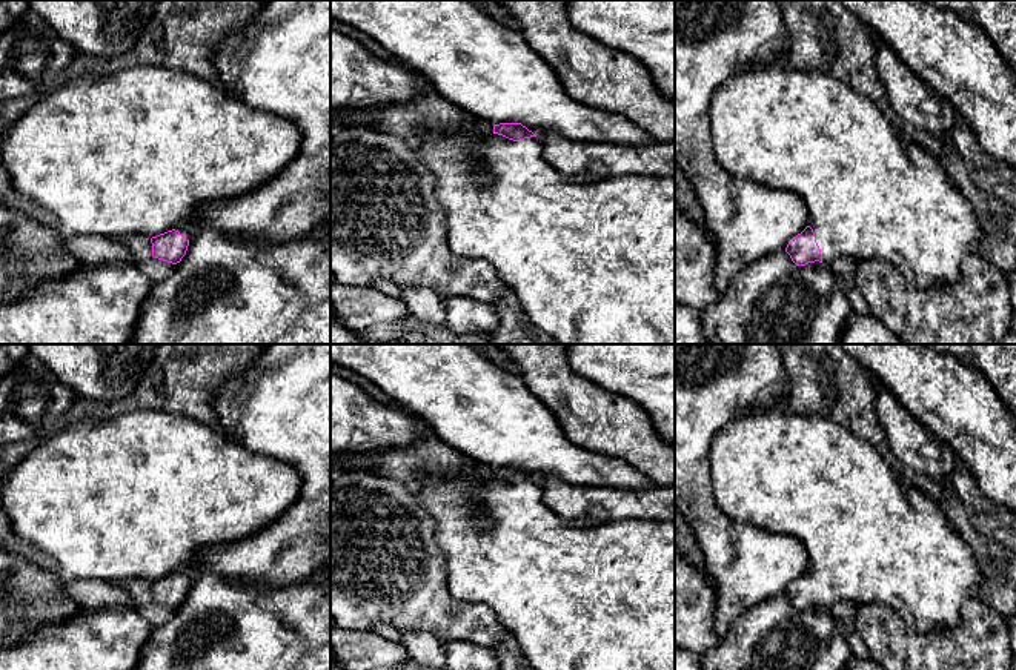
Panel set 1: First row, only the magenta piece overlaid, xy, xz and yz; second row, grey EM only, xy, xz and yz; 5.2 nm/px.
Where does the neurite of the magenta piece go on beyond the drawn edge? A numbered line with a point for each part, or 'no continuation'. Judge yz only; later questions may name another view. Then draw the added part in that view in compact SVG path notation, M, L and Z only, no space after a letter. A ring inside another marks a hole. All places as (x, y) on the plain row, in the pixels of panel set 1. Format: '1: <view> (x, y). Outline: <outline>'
1: yz (870, 538). Outline: M778 406L729 423L710 444L715 499L732 519L798 538L808 556L822 607L847 601L891 607L918 633L955 629L968 598L984 596L985 578L973 549L955 532L945 512L927 493L904 484L899 473L867 443L821 416Z

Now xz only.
1: xz (574, 597). Outline: M430 466L417 470L407 483L420 504L437 522L437 541L446 552L449 592L463 602L484 604L493 610L504 629L536 670L675 670L675 522L618 519L604 526L575 526L561 519L544 501L538 481L520 486L492 478L487 481L457 472L440 472Z

